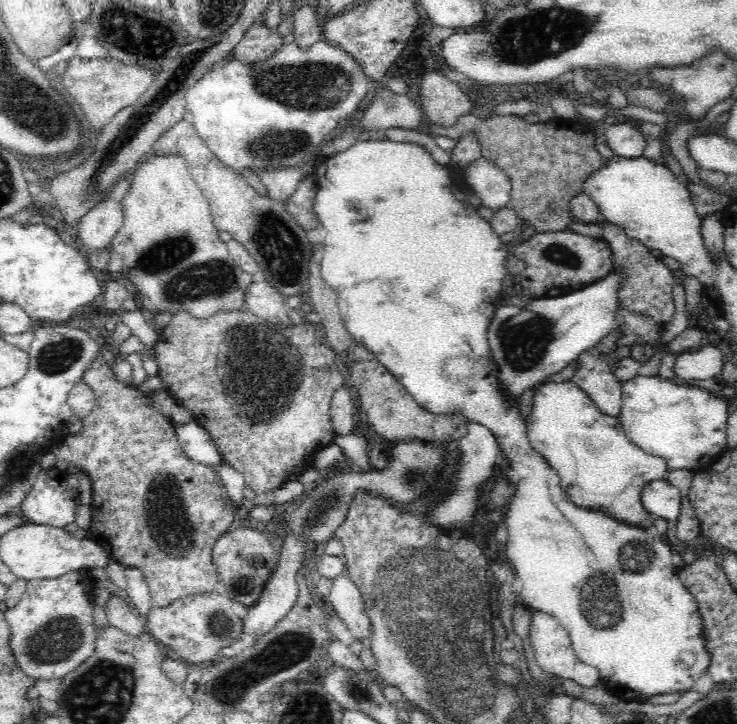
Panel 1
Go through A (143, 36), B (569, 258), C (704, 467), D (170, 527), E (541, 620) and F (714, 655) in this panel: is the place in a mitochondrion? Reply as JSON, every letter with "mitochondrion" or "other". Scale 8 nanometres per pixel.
{"A":"mitochondrion","B":"mitochondrion","C":"other","D":"mitochondrion","E":"other","F":"other"}

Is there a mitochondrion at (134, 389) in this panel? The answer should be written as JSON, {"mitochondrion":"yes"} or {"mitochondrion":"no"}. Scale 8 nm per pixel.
{"mitochondrion":"no"}

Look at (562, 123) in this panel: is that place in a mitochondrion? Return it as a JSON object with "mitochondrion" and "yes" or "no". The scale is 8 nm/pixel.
{"mitochondrion":"no"}

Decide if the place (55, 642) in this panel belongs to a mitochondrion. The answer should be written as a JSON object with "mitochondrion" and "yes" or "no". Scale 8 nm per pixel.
{"mitochondrion":"yes"}

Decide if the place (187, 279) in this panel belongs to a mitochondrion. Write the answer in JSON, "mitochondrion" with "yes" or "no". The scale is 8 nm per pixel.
{"mitochondrion":"yes"}

